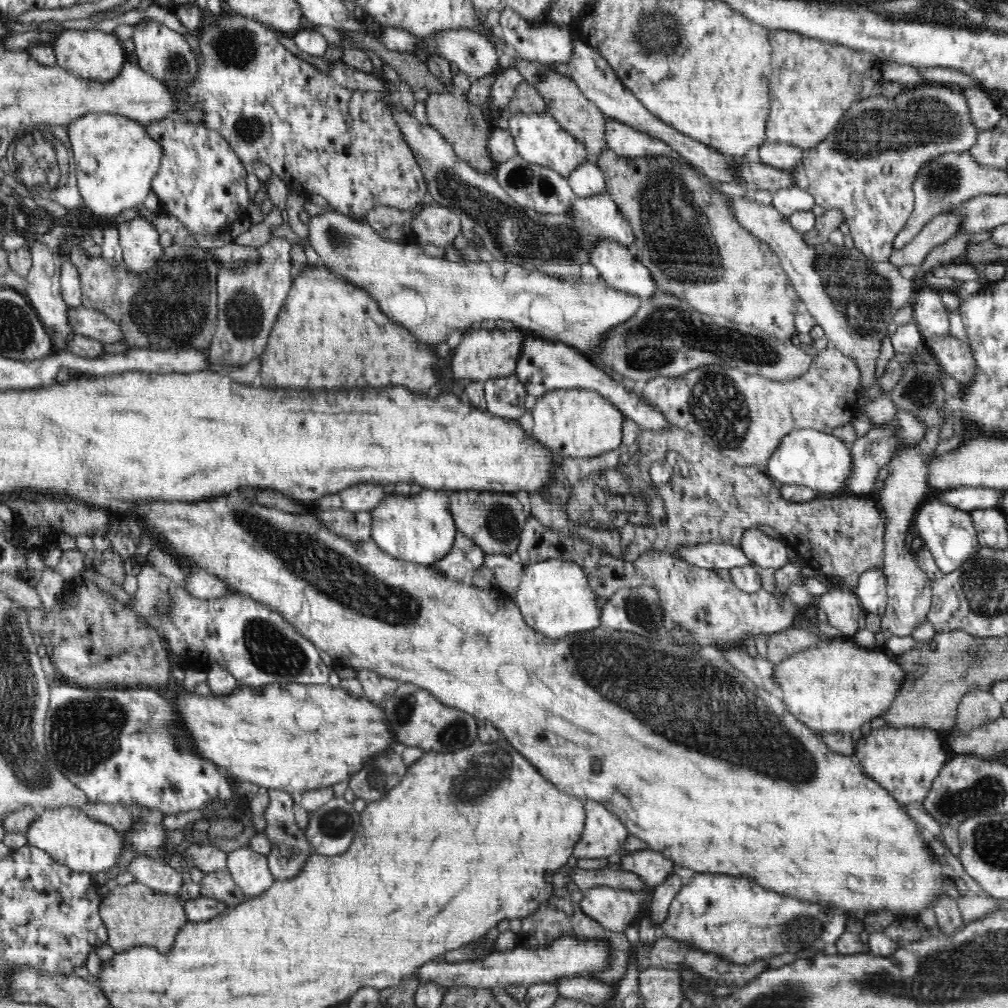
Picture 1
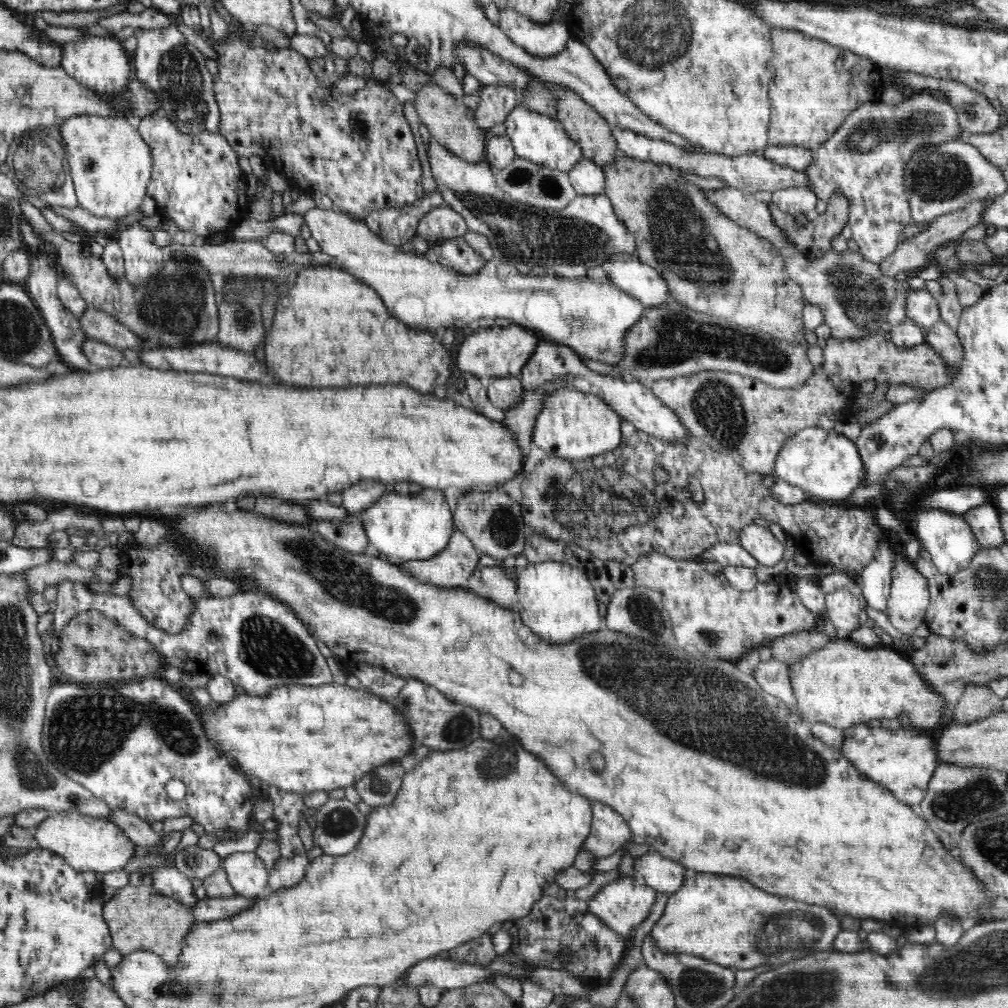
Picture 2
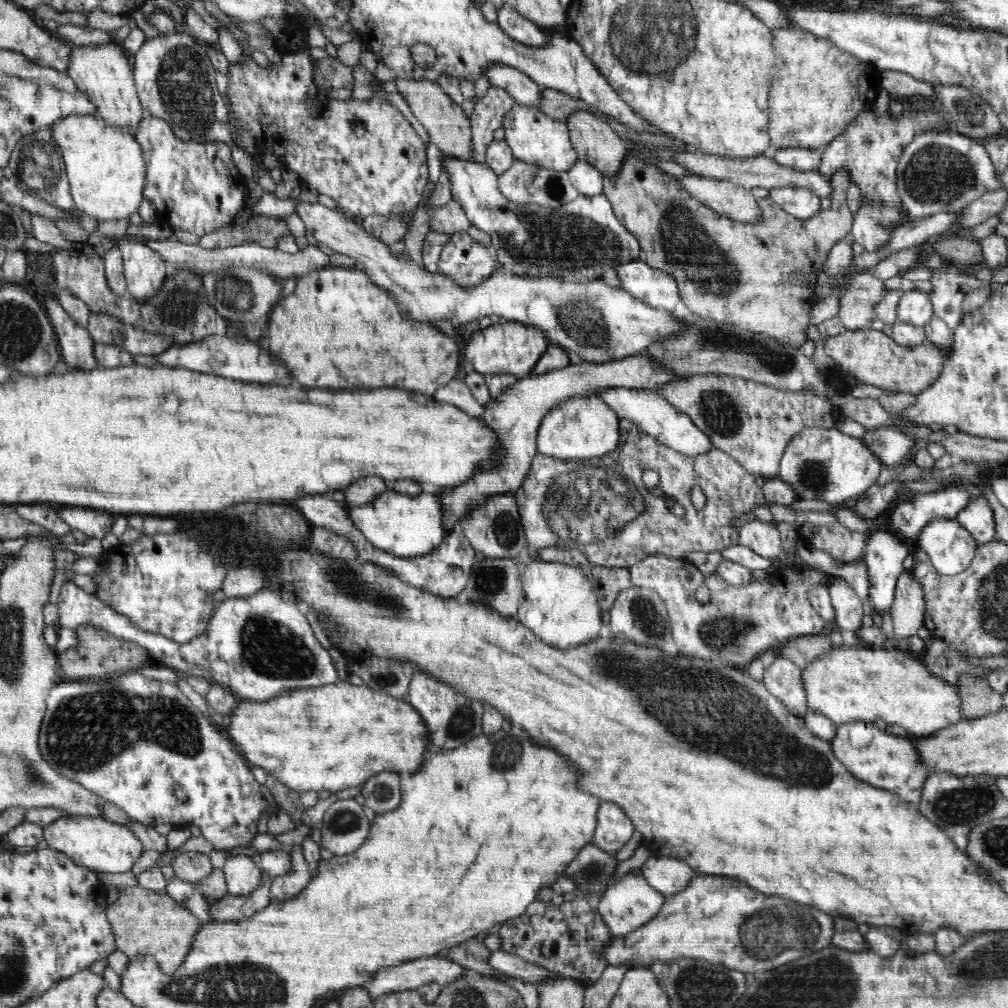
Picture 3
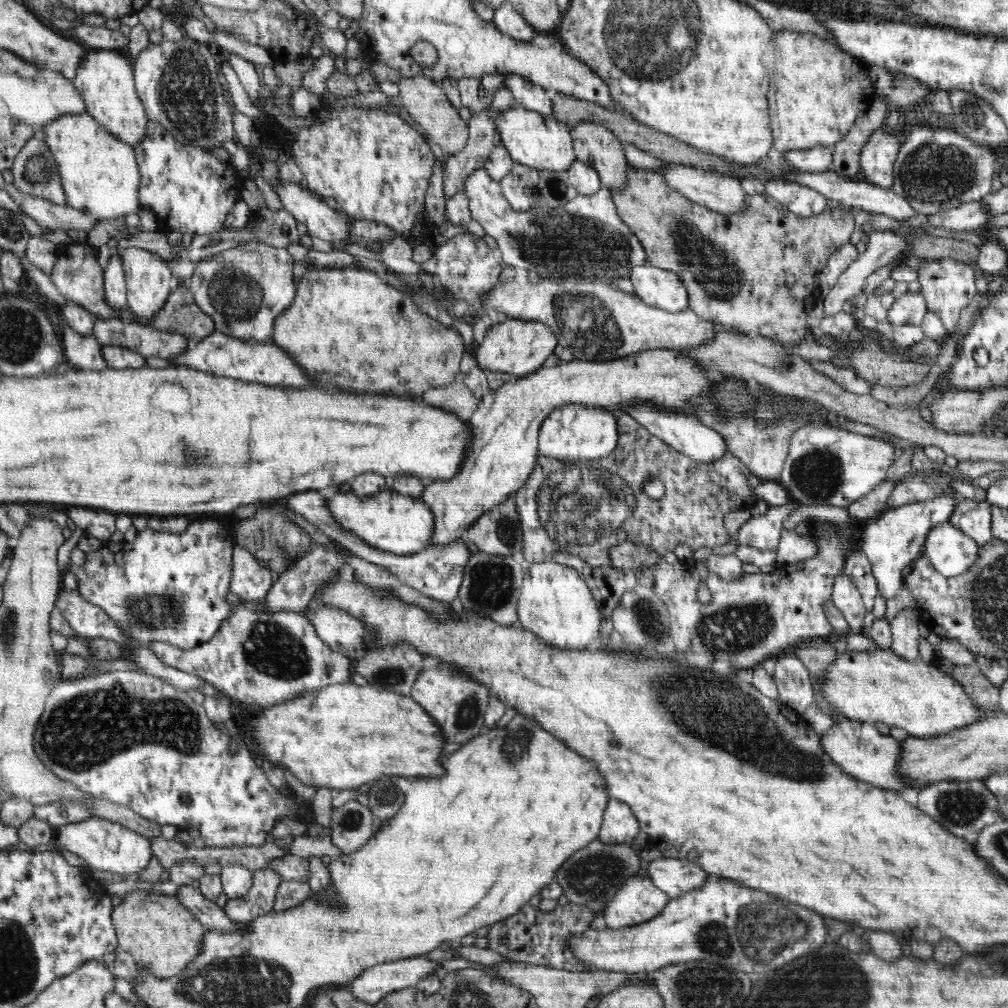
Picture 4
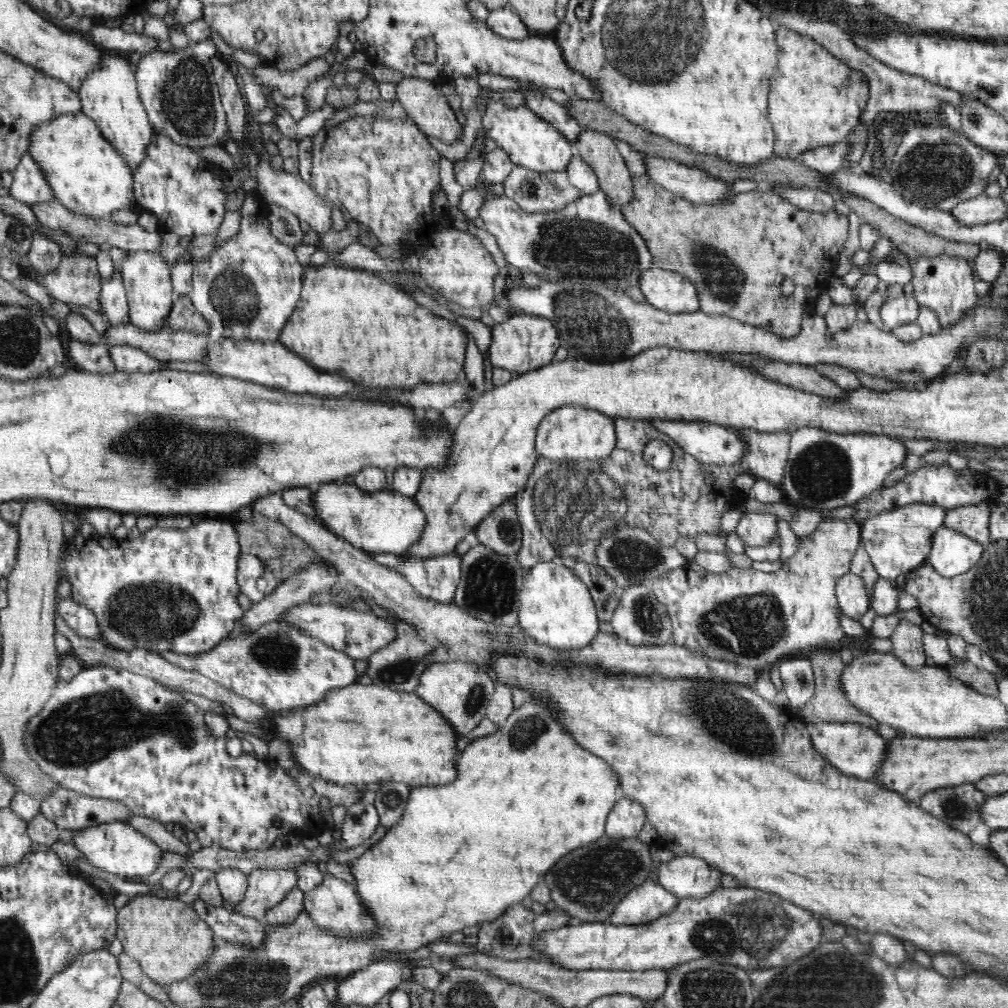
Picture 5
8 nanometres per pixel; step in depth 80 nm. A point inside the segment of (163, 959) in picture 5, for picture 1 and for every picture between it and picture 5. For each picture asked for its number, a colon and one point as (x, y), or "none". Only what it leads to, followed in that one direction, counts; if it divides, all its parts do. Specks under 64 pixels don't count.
1: (134, 914)
2: (139, 918)
3: (146, 923)
4: (158, 931)

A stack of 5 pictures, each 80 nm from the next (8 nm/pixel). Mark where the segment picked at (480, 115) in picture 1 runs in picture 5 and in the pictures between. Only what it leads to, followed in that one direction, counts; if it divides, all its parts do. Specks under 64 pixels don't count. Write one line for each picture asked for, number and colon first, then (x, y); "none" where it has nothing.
2: (448, 119)
3: (448, 127)
4: (424, 99)
5: (425, 104)

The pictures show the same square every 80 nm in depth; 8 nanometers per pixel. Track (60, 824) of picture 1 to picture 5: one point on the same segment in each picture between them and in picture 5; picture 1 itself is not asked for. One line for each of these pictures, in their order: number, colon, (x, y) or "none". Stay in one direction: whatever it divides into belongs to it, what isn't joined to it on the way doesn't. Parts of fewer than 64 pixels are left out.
2: (86, 843)
3: (94, 843)
4: (104, 845)
5: (116, 847)

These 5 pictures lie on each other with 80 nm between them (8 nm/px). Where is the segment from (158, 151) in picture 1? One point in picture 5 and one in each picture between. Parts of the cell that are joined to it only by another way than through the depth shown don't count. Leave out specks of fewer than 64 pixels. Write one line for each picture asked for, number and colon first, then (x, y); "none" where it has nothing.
2: (111, 165)
3: (106, 172)
4: (100, 175)
5: (86, 174)

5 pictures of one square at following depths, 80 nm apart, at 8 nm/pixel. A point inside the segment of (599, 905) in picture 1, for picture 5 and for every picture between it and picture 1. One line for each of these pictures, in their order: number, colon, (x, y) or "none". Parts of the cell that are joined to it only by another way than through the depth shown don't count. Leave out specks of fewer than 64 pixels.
2: (623, 905)
3: (628, 904)
4: (637, 901)
5: (645, 903)

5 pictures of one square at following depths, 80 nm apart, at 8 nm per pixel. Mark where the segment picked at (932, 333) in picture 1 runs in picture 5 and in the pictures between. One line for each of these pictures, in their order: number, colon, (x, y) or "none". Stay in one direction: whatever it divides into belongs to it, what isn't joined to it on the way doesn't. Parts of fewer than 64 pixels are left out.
2: (921, 307)
3: (915, 308)
4: (910, 309)
5: (896, 312)

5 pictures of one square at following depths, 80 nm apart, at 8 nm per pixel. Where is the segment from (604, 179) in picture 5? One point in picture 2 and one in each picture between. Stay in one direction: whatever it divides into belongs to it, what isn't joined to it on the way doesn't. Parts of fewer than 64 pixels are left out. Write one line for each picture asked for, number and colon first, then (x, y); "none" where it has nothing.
2: (588, 128)
3: (596, 142)
4: (595, 145)

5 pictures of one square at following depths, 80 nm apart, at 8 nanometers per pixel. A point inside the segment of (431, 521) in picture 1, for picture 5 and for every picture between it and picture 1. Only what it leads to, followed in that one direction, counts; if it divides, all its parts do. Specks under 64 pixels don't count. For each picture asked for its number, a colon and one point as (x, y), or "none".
2: (404, 528)
3: (405, 526)
4: (394, 523)
5: (381, 522)

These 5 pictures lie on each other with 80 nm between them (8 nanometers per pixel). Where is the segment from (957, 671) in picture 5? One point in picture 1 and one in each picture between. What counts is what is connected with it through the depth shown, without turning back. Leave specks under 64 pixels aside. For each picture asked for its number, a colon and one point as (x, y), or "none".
1: (977, 707)
2: (978, 701)
3: (978, 699)
4: (984, 693)

